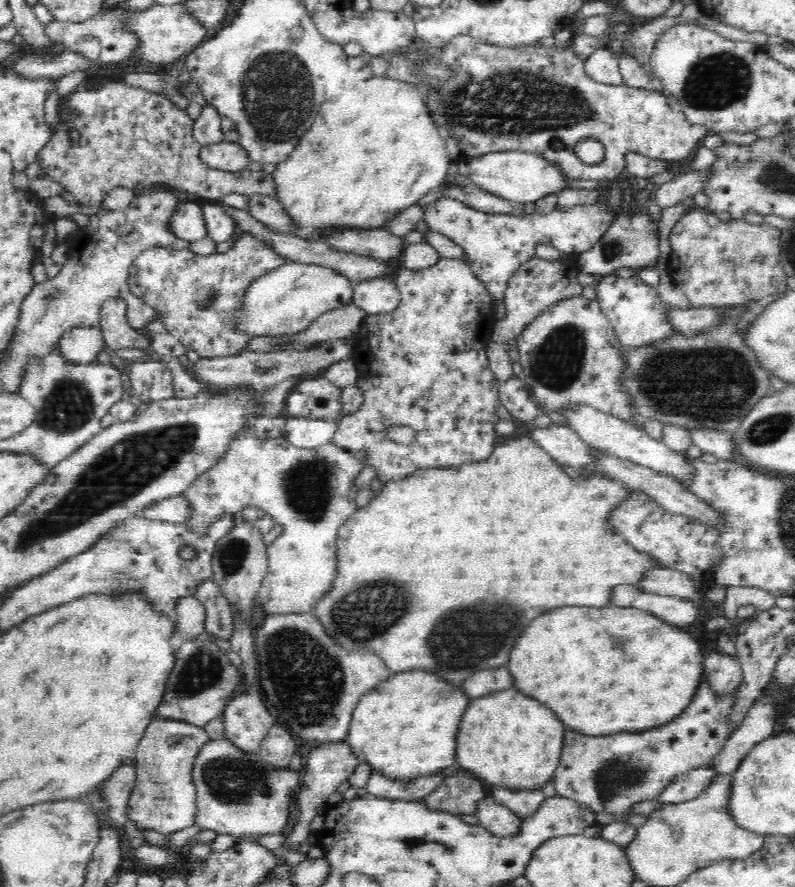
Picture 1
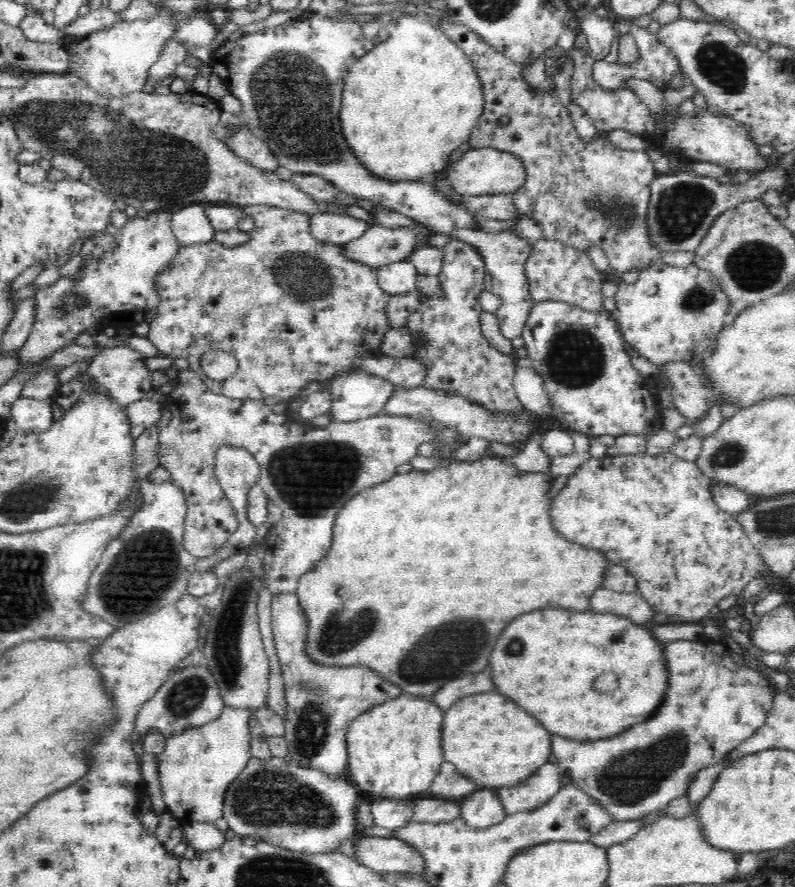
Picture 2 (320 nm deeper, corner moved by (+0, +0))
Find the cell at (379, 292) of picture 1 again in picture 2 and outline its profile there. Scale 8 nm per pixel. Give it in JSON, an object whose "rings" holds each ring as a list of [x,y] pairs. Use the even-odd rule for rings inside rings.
{"rings":[[[408,260],[381,267],[376,274],[380,290],[390,297],[400,297],[416,289],[416,276],[416,268]]]}

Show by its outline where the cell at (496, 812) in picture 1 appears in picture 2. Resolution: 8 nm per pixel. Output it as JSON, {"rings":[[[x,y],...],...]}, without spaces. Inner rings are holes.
{"rings":[[[485,788],[470,793],[460,810],[468,826],[481,829],[500,824],[508,815],[496,791]]]}

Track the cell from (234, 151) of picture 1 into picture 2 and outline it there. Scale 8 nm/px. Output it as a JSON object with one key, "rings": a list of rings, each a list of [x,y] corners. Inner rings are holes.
{"rings":[[[246,126],[233,129],[224,138],[224,143],[228,150],[231,150],[240,160],[246,161],[250,166],[272,172],[279,166],[269,148],[250,133]]]}

